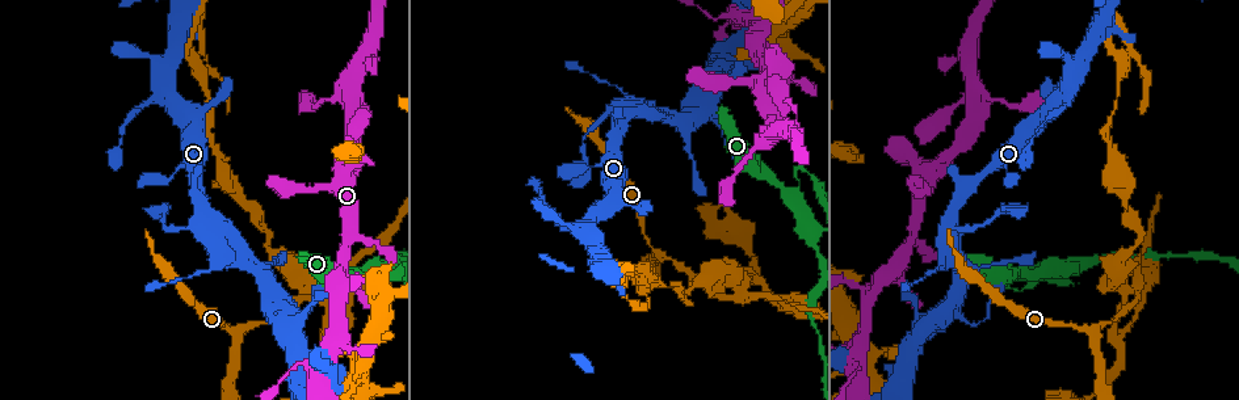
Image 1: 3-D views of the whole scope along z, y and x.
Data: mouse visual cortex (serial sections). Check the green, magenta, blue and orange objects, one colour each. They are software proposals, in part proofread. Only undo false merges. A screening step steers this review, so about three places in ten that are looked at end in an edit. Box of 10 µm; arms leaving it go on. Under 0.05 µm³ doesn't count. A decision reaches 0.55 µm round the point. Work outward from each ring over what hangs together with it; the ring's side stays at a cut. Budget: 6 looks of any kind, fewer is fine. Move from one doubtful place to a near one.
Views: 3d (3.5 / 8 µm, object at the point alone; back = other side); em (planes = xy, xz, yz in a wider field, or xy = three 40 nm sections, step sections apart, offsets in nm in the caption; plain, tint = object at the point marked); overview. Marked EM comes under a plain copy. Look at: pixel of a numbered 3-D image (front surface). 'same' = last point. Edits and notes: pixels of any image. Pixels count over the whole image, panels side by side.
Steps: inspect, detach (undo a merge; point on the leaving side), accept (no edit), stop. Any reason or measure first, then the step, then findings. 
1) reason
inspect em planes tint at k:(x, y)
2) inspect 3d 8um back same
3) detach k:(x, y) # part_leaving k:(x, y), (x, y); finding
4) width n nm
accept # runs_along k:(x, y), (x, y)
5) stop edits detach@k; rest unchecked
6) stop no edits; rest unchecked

a fork
inspect 3d 3.5um back at 1:(236, 332)

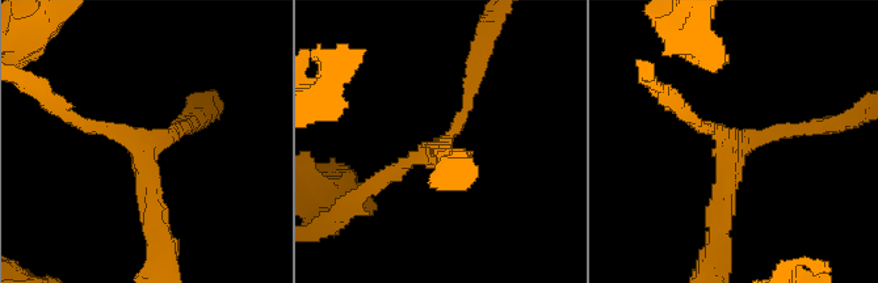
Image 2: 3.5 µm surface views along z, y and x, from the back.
arms 3; arm_widths 150, 200, 250 nm
inspect em planes tint at 2:(740, 142)

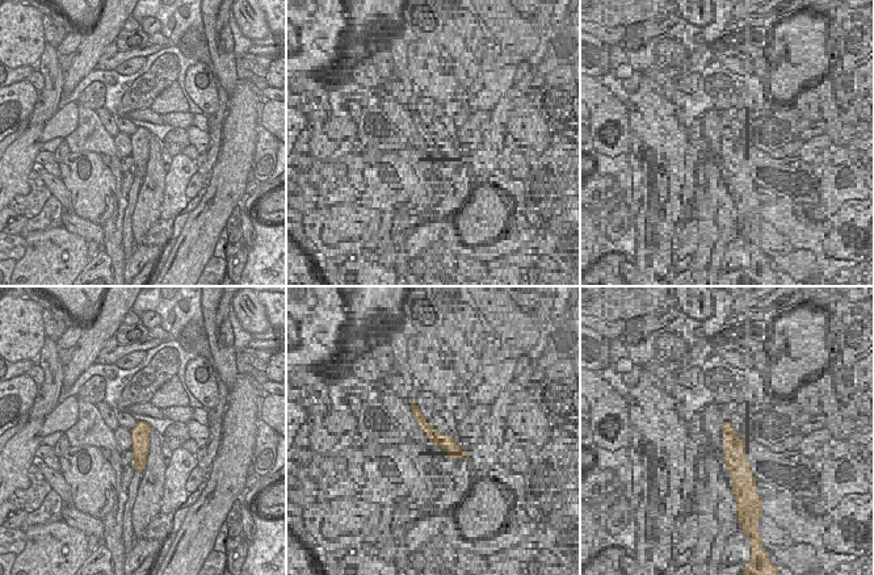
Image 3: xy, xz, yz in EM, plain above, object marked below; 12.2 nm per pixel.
accept # runs_along 2:(478, 66), (453, 132), (373, 184); one cell here

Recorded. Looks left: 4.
thin arm on a thick one
inspect 3d 3.5um at 1:(738, 289)

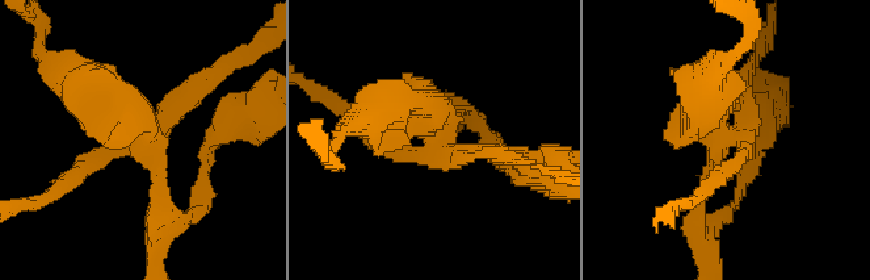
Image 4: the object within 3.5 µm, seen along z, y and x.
need the tissue
inspect em xy step 5 tint at 4:(137, 139)

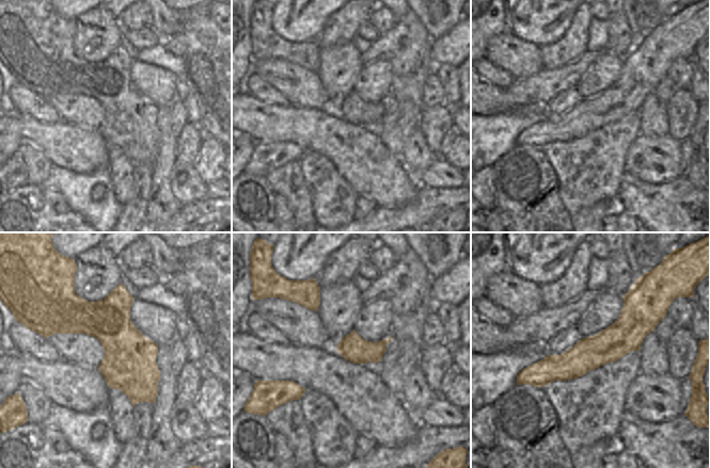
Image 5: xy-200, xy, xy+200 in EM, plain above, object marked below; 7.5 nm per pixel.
detach 4:(445, 97) # two cells meet here

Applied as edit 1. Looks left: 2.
stop edits detach@4; rest unchecked

